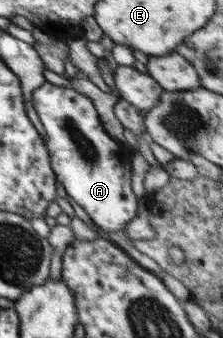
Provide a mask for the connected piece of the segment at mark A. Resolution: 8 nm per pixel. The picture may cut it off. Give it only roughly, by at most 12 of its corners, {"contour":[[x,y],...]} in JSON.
{"contour":[[45,82],[32,105],[57,181],[128,240],[132,151],[91,98]]}

